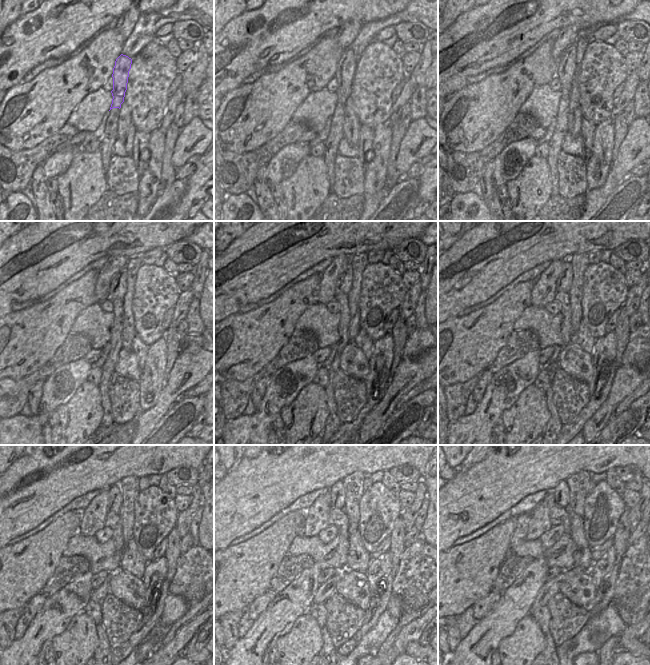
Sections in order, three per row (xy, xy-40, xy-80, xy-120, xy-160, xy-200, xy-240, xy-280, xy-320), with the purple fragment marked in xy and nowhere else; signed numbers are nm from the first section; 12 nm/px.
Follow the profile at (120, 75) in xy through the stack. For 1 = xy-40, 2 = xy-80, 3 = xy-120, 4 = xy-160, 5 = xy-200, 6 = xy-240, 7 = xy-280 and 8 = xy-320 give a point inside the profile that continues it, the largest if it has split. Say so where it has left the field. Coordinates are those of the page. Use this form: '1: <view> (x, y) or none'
1: xy-40 (346, 67)
2: xy-80 (567, 67)
3: xy-120 (119, 282)
4: xy-160 (343, 282)
5: xy-200 (564, 282)
6: xy-240 (115, 493)
7: xy-280 (337, 491)
8: xy-320 (558, 498)

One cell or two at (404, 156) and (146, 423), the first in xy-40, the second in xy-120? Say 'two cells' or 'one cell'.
one cell

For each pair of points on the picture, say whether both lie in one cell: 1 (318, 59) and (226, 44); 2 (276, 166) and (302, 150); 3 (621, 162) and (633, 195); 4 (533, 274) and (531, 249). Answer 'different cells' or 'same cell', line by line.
1: different cells
2: same cell
3: different cells
4: different cells

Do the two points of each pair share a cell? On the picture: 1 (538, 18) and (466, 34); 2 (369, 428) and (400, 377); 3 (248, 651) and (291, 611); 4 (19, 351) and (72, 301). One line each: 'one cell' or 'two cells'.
1: one cell
2: one cell
3: one cell
4: one cell

